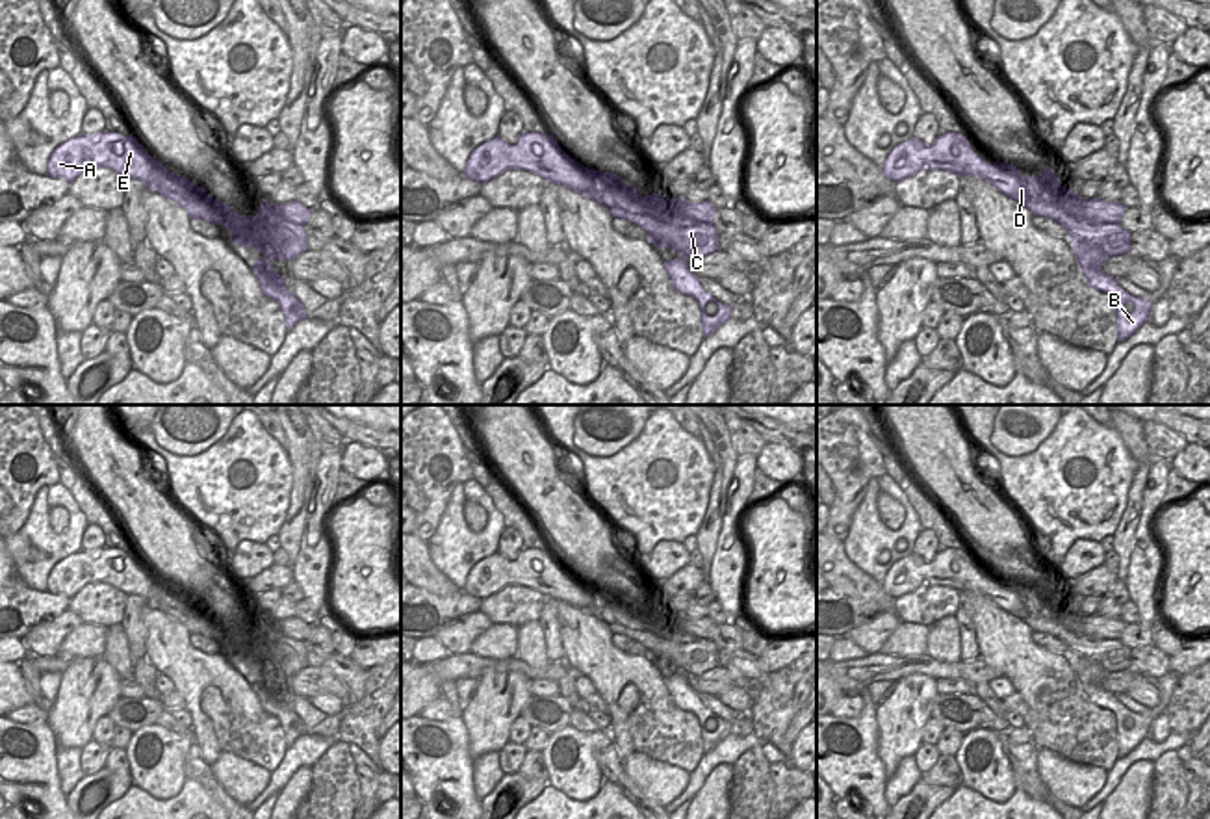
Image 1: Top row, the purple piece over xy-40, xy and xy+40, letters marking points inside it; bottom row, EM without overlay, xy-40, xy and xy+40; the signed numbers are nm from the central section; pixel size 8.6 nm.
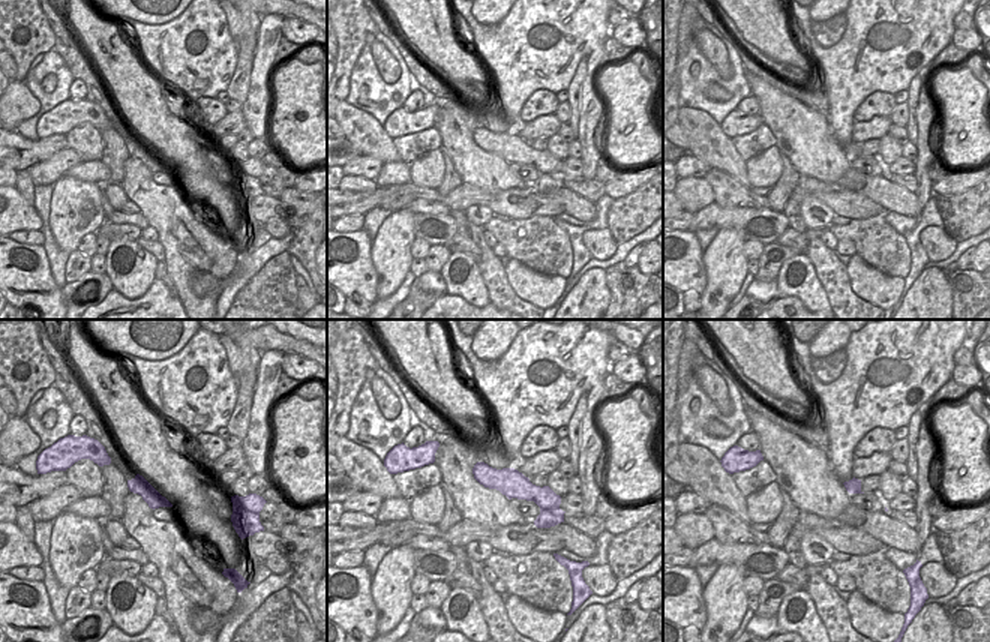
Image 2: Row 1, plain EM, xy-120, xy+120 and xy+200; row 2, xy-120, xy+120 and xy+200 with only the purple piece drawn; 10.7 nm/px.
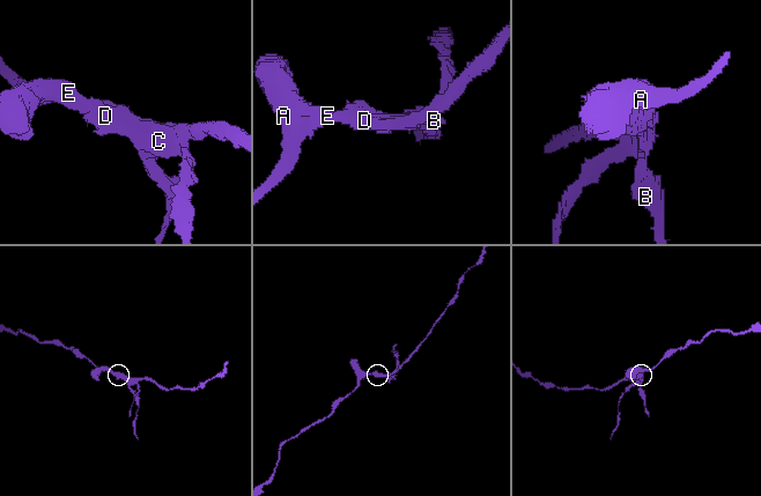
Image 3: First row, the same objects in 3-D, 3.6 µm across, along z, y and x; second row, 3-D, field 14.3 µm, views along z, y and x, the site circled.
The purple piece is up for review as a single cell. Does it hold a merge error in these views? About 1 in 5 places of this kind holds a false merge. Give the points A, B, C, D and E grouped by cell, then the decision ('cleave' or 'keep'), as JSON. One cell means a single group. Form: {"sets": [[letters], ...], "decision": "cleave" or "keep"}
{"sets": [["A", "D", "E"], ["B", "C"]], "decision": "cleave"}

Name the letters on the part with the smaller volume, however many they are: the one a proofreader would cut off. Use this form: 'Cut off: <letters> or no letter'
Cut off: B, C

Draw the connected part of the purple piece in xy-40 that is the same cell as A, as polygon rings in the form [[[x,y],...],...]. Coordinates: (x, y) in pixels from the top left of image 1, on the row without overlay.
[[[134,548],[80,550],[61,559],[48,574],[46,592],[72,598],[87,583],[108,583],[124,594],[137,594],[156,609],[186,596],[184,591],[174,591],[158,579]]]

